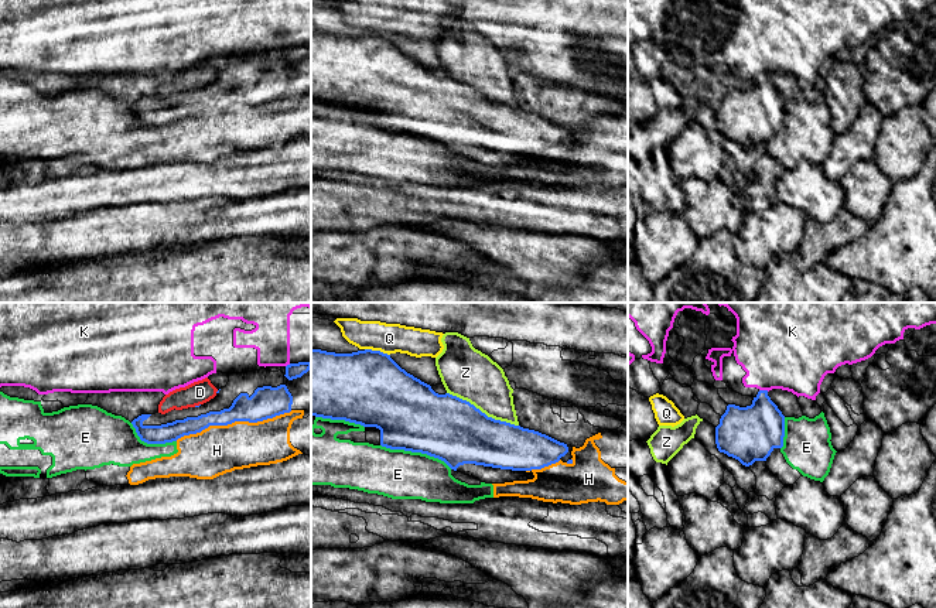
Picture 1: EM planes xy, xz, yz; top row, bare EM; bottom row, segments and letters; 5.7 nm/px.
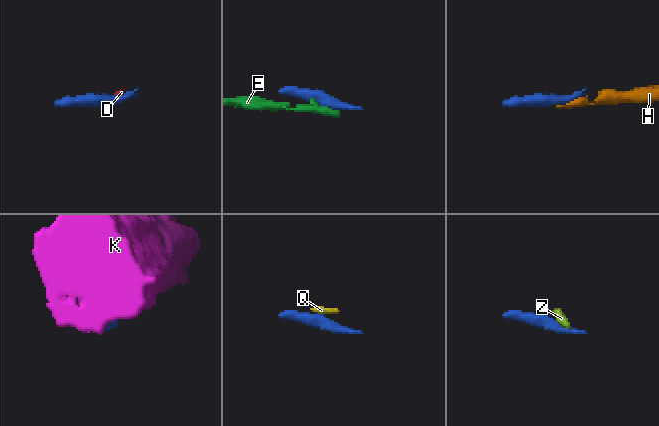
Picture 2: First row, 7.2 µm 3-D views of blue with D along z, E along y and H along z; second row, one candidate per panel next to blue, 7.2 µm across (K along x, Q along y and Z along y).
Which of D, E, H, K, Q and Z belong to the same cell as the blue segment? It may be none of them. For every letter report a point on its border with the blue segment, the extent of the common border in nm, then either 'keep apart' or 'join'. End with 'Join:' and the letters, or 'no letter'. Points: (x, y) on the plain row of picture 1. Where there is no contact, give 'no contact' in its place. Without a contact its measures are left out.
D: meets blue in xy at (197, 89); contact 40 nm long; keep apart
E: meets blue in xz at (416, 135); contact 440 nm long; keep apart
H: meets blue in xy at (234, 105); contact 700 nm long; keep apart
K: meets blue in yz at (764, 74); contact 60 nm long; keep apart
Q: meets blue in xz at (378, 34); contact 150 nm long; keep apart
Z: meets blue in xz at (481, 95); contact 460 nm long; keep apart
Join: no letter

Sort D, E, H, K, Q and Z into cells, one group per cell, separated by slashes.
D Z / E H / K / Q

